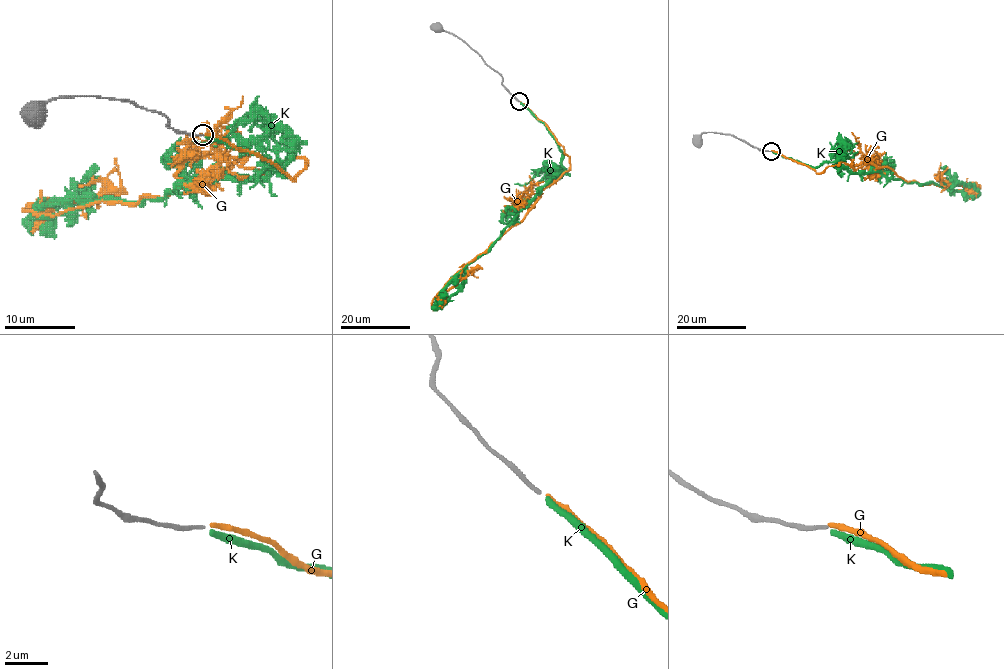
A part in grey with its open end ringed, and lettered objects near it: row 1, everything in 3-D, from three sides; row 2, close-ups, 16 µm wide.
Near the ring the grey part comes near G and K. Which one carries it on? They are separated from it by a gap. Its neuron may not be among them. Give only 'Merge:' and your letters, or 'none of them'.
Merge: none of them

